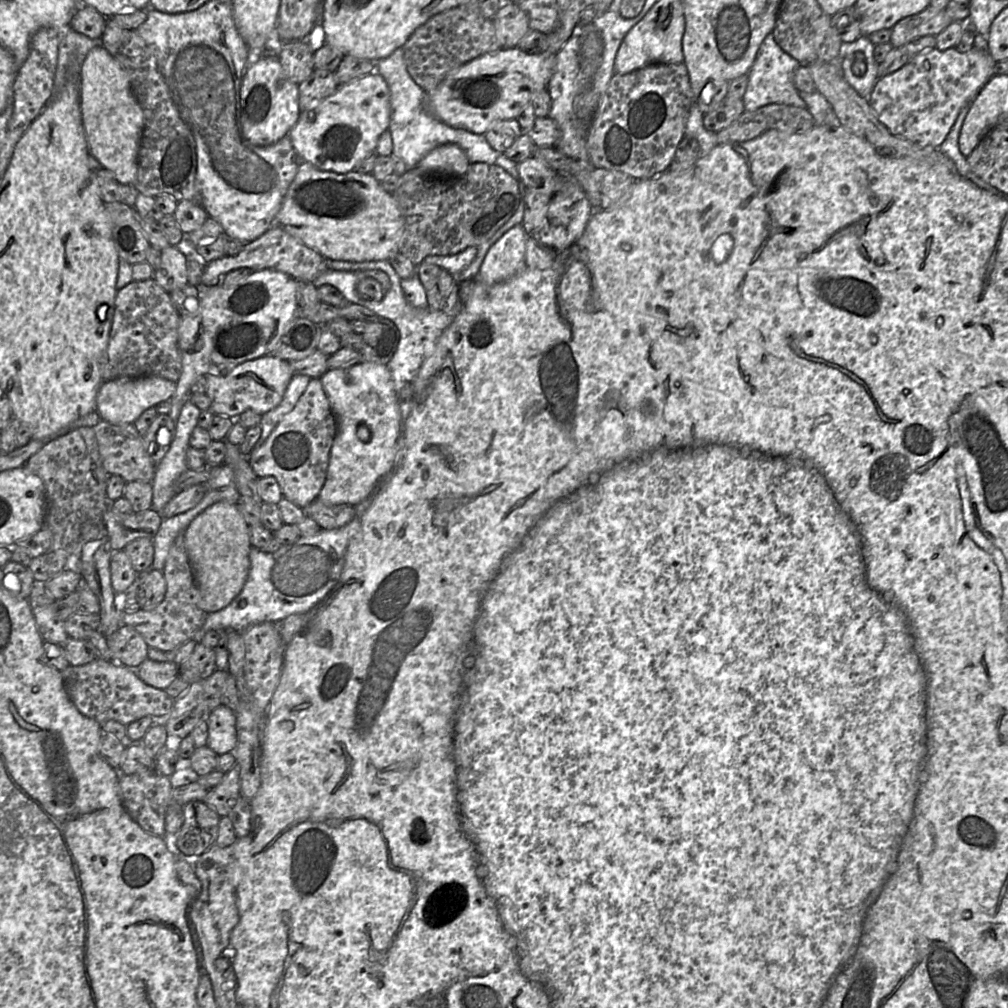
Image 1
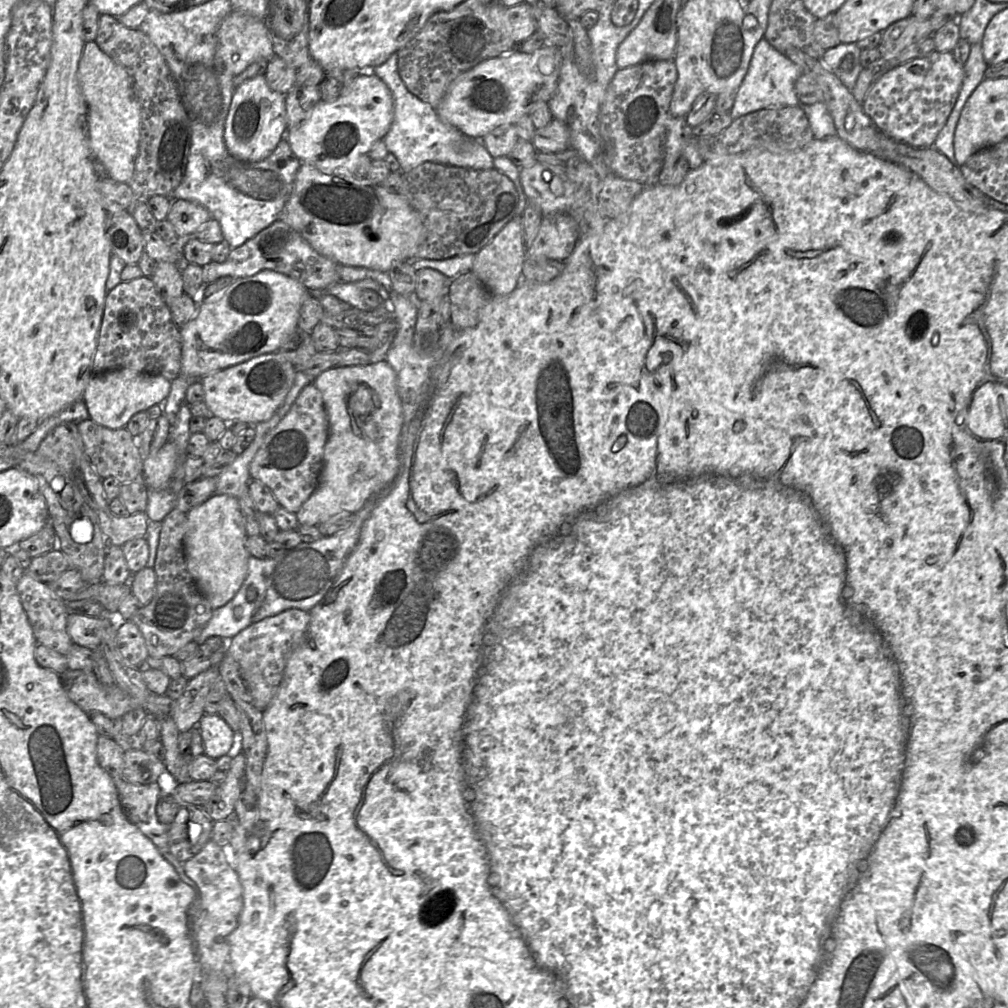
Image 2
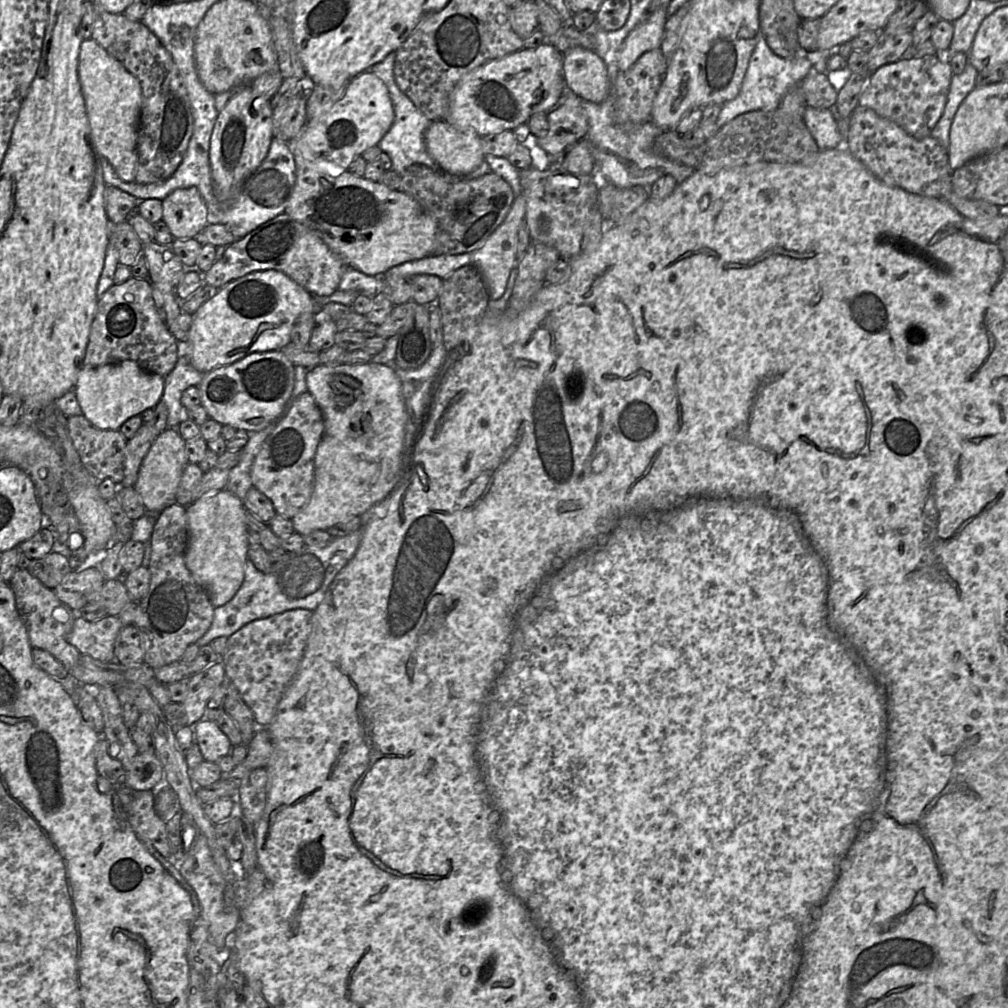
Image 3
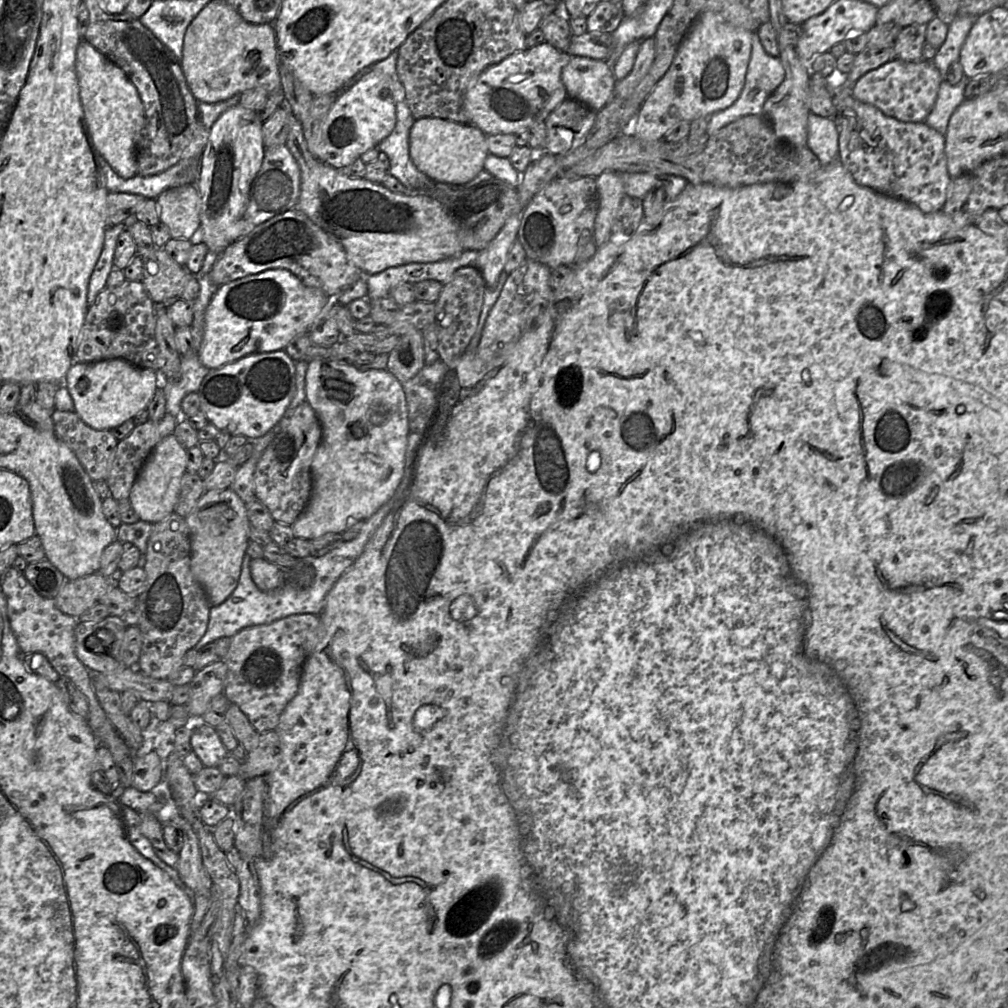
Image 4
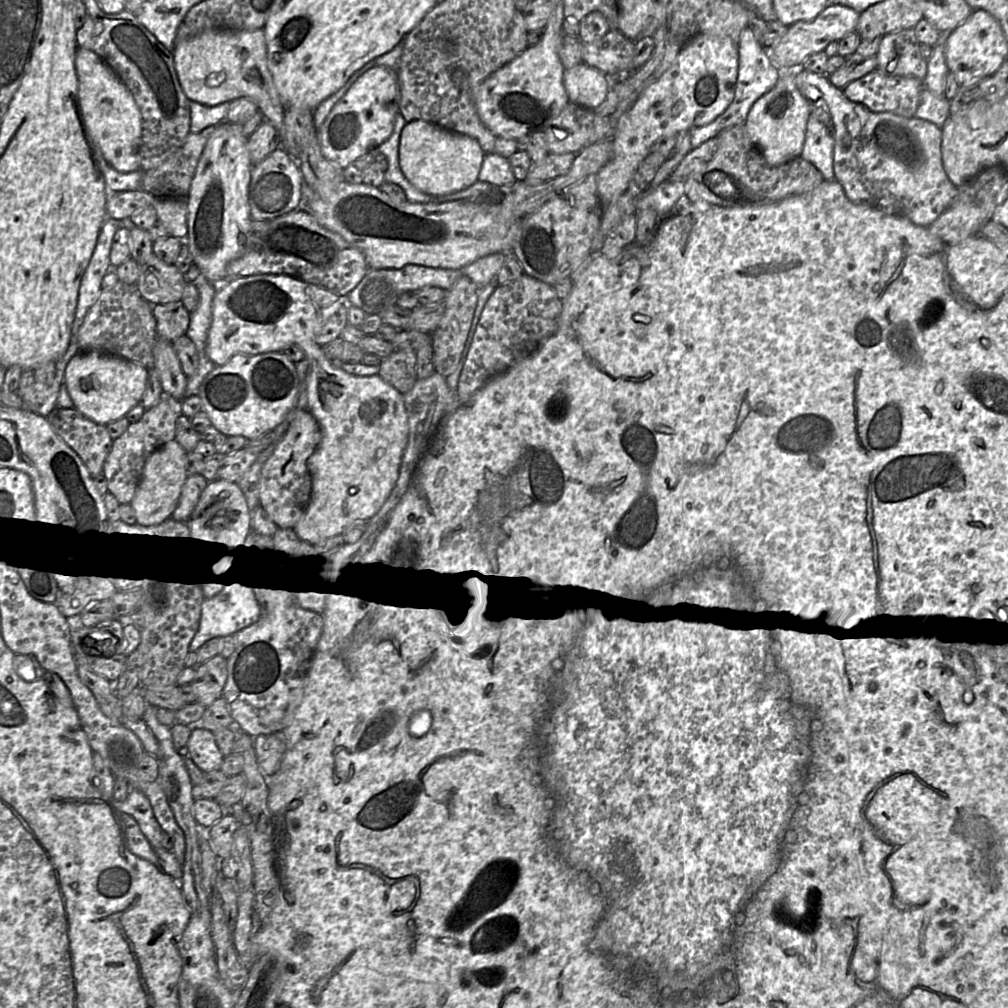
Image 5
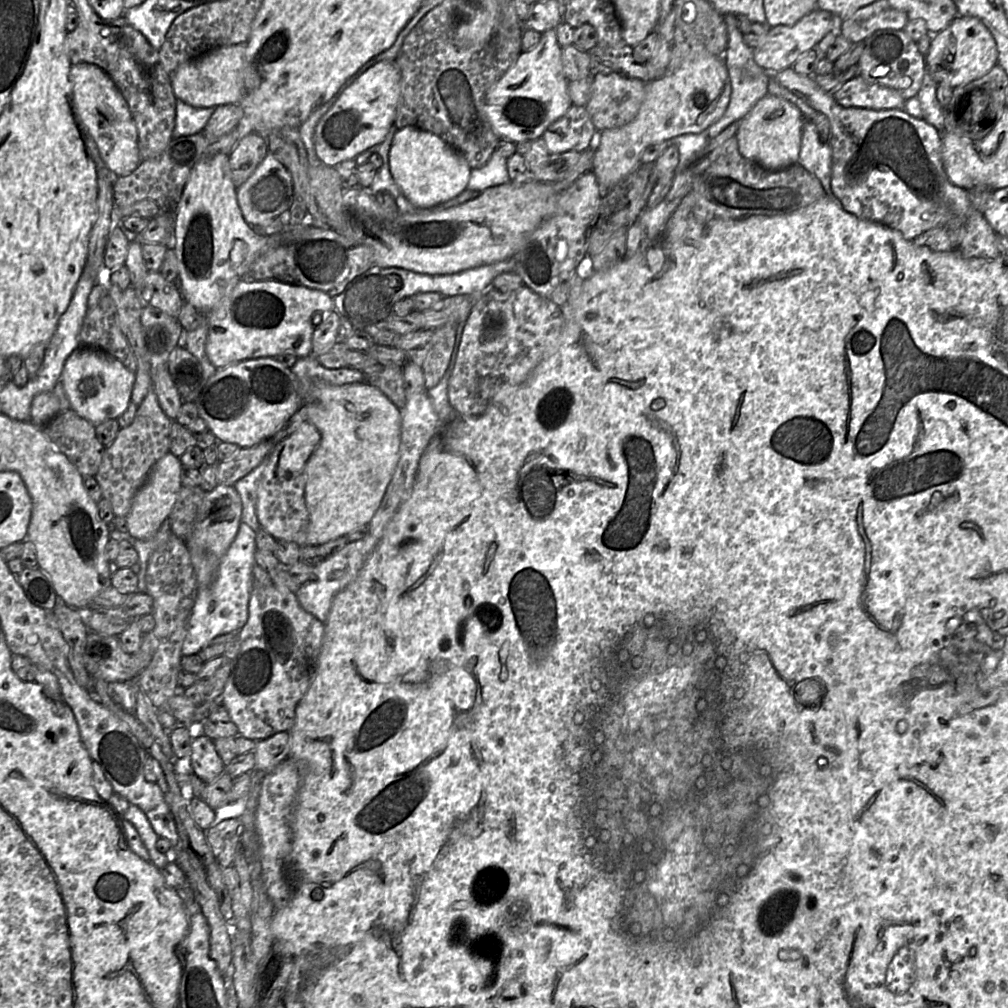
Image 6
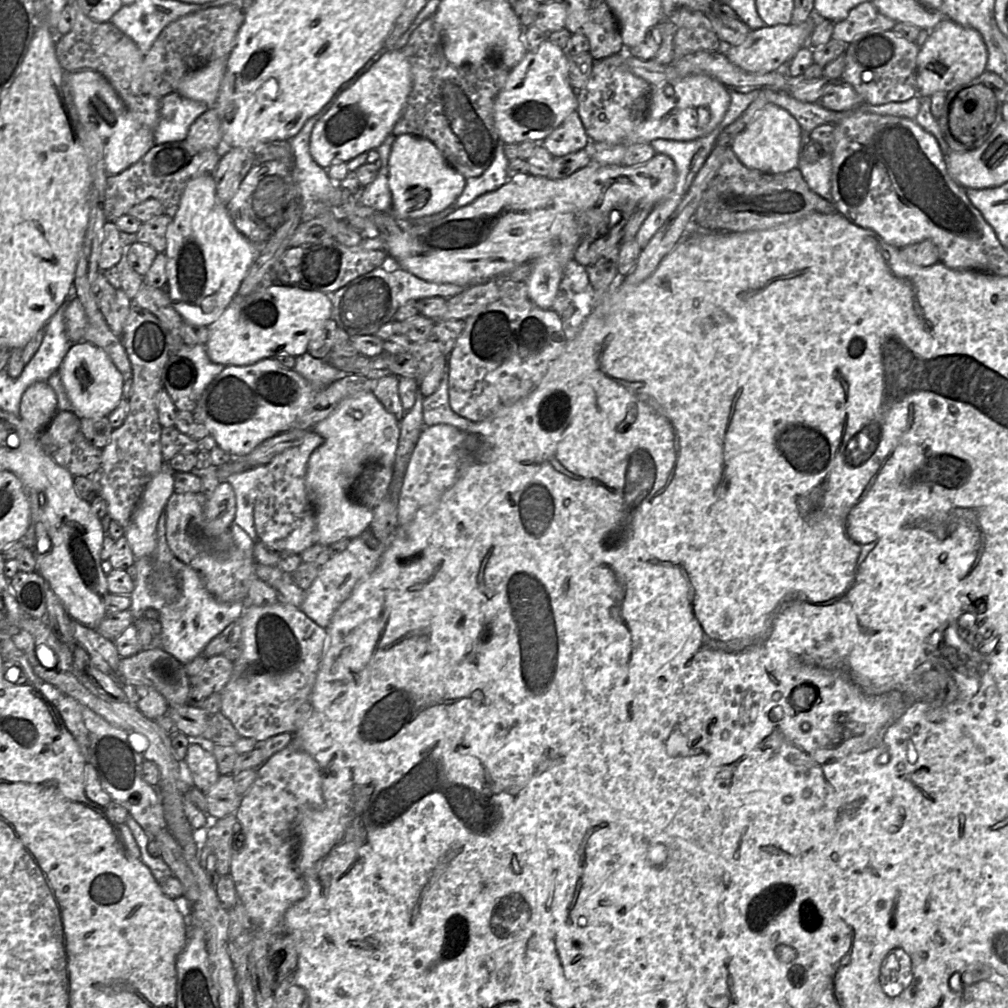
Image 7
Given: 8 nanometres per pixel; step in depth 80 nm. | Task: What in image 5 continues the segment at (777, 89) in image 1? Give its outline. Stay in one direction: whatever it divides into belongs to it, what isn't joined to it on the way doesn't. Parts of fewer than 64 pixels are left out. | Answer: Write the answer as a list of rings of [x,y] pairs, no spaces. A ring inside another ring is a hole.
[[[745,28],[741,32],[738,41],[738,56],[738,75],[734,98],[730,105],[712,122],[689,130],[691,147],[693,149],[715,137],[722,130],[744,123],[754,102],[769,92],[777,84],[781,76],[781,70],[771,62],[749,28]]]

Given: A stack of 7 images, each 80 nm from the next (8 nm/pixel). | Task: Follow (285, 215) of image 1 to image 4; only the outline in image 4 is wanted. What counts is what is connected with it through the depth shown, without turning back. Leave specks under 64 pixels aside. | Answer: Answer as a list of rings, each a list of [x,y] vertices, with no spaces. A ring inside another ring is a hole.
[[[291,117],[291,128],[285,145],[300,168],[300,196],[294,209],[302,211],[339,243],[363,275],[376,274],[409,263],[437,262],[456,257],[464,251],[456,222],[444,206],[429,194],[397,194],[380,183],[352,178],[321,162],[309,151],[302,125],[294,117]]]

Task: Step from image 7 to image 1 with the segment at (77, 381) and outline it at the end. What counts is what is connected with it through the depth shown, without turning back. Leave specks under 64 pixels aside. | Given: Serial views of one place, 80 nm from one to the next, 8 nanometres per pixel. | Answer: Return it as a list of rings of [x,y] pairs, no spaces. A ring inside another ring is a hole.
[[[158,376],[104,381],[96,396],[96,412],[100,418],[114,425],[133,424],[148,408],[170,400],[176,391],[176,383]]]

